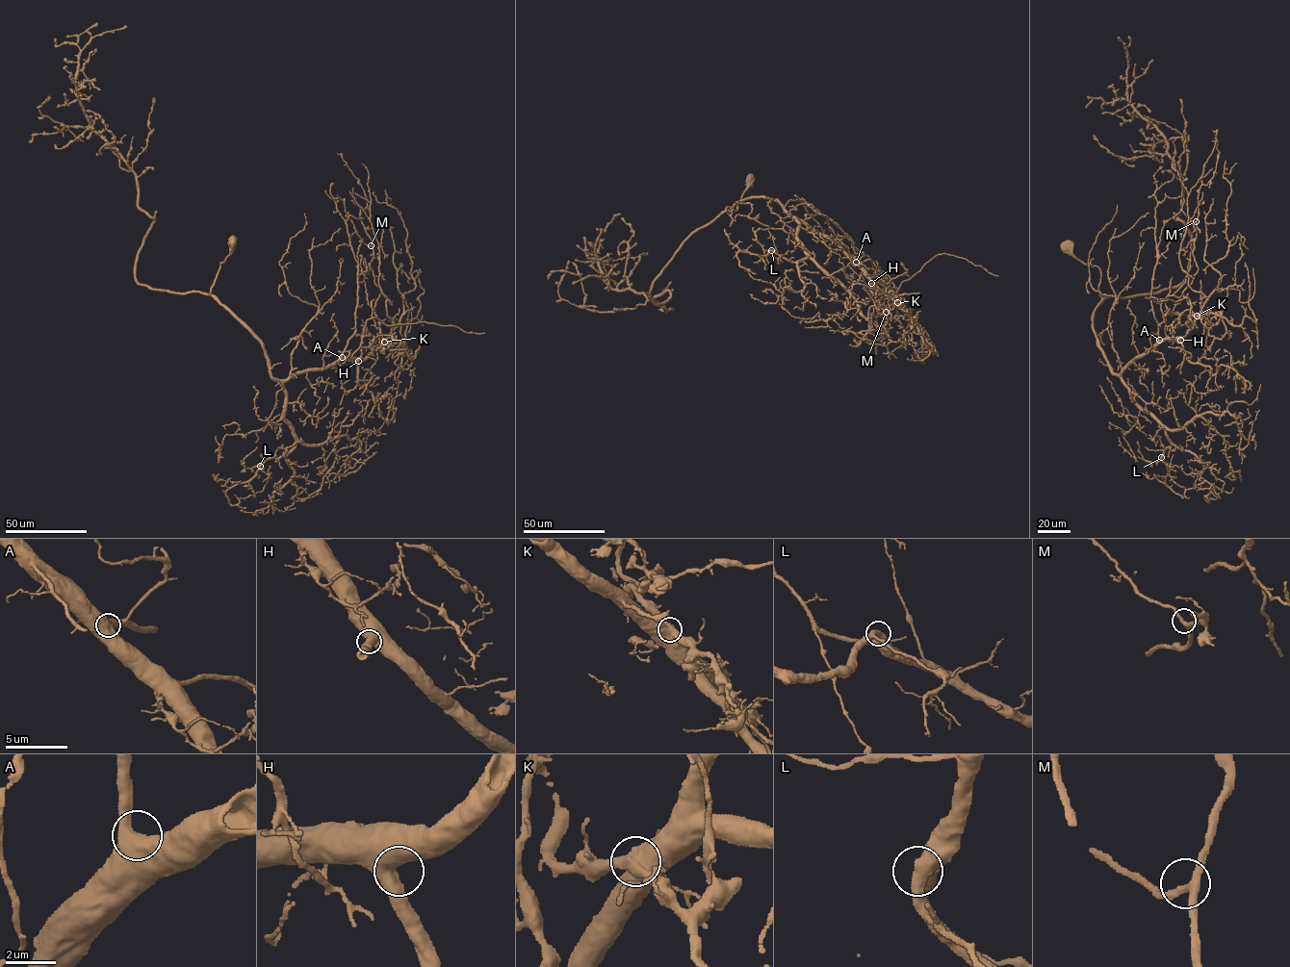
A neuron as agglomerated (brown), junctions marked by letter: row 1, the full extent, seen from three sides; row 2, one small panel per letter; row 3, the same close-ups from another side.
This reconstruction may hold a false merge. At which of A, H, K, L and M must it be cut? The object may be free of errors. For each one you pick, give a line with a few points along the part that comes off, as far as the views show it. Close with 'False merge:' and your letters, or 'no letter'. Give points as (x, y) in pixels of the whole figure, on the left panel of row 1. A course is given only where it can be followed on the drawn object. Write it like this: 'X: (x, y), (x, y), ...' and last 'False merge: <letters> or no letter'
K: (384, 342), (374, 315), (380, 292), (371, 265), (374, 249), (360, 216), (367, 198), (337, 153)
False merge: K

